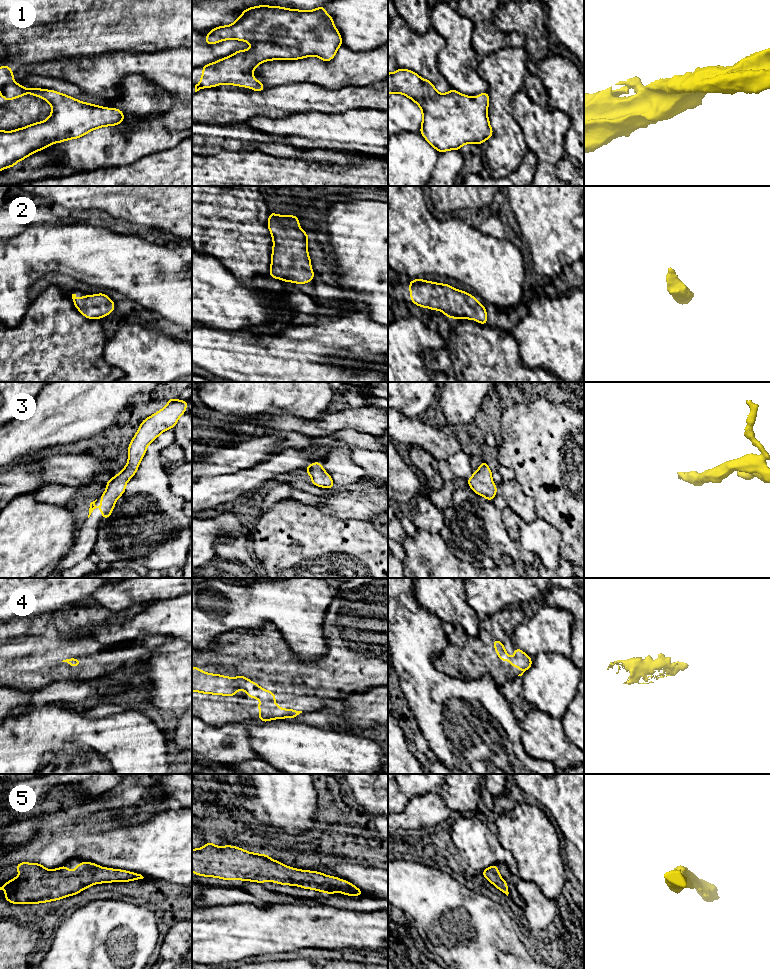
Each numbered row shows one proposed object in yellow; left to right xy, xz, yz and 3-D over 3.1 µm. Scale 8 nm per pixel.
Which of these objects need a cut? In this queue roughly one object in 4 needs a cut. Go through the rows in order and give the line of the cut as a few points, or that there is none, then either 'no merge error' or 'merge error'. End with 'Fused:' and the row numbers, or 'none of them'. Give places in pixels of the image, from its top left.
1: no cut | no merge error
2: no cut | no merge error
3: no cut | no merge error
4: no cut | no merge error
5: no cut | no merge error
Fused: none of them

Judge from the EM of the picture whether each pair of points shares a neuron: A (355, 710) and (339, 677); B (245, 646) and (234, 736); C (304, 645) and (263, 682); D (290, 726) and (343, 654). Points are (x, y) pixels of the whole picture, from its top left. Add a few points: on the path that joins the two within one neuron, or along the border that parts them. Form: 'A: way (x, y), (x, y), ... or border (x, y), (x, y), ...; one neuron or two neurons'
A: border (370, 687), (353, 692), (345, 697); two neurons
B: border (260, 721), (235, 720), (213, 726); two neurons
C: border (285, 641), (301, 660), (318, 659); two neurons
D: border (293, 718), (273, 718), (270, 720); two neurons

